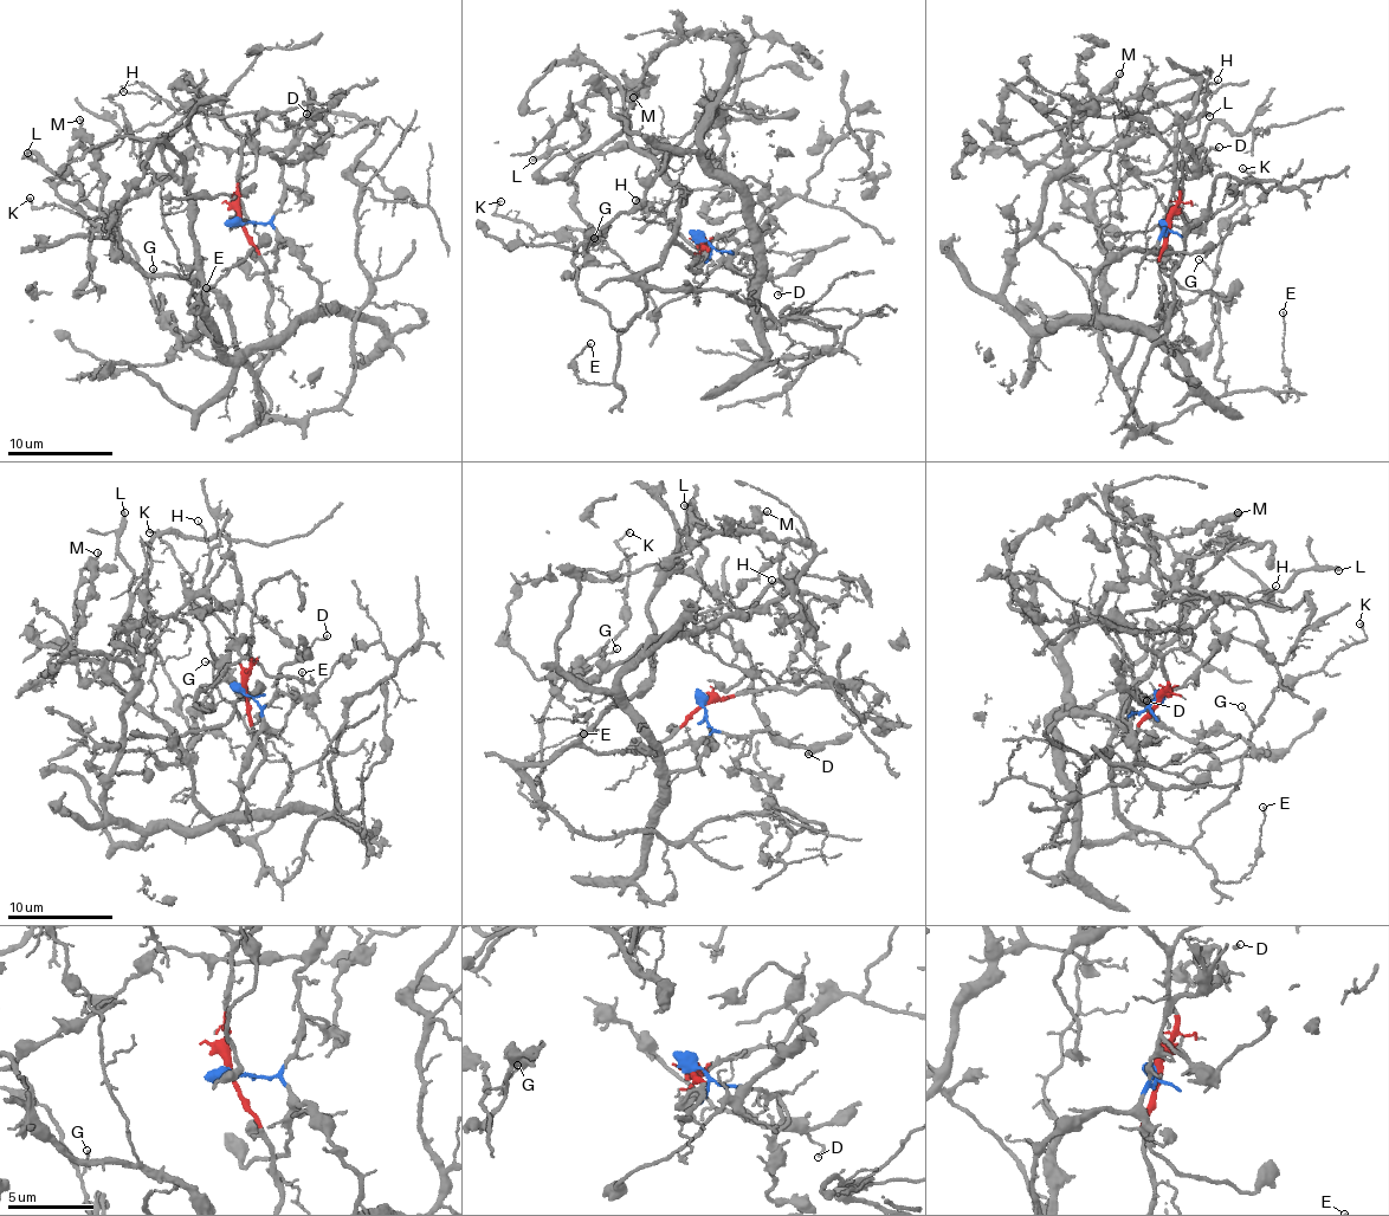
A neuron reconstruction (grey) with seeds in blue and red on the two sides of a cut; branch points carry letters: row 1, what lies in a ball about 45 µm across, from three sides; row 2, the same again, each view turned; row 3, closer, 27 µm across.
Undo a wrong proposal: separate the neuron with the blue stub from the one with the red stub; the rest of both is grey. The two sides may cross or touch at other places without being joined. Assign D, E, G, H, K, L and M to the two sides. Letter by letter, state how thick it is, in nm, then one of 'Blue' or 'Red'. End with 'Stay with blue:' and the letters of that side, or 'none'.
D: Thickness 190 nm. Blue
E: Thickness 100 nm. Red
G: Thickness 110 nm. Red
H: Thickness 110 nm. Red
K: Thickness 150 nm. Red
L: Thickness 260 nm. Red
M: Thickness 200 nm. Blue
Stay with blue: D, M

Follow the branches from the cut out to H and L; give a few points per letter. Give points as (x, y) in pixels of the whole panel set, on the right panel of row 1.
H: (1168, 225), (1168, 212), (1178, 201), (1176, 154), (1138, 114), (1202, 91), (1218, 78)
L: (1168, 225), (1165, 312), (1112, 367), (1094, 195), (1154, 169), (1178, 131), (1210, 116)

